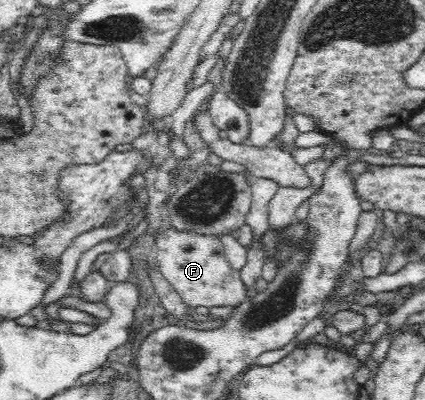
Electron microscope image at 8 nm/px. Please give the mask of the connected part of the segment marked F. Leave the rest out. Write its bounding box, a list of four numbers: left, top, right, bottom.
[152,230,251,311]

